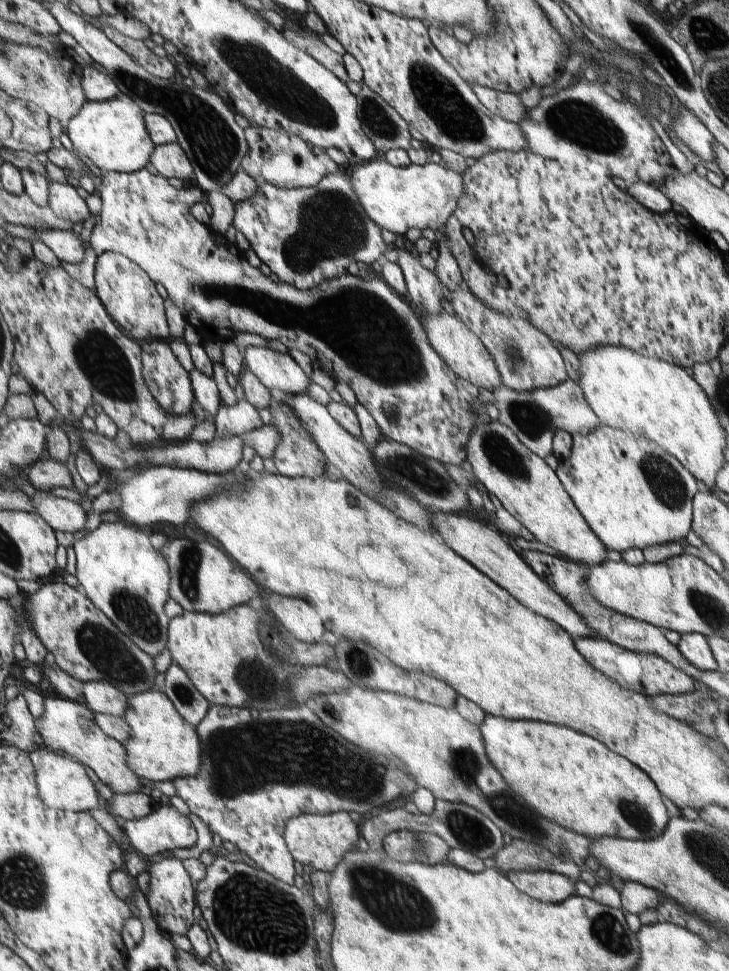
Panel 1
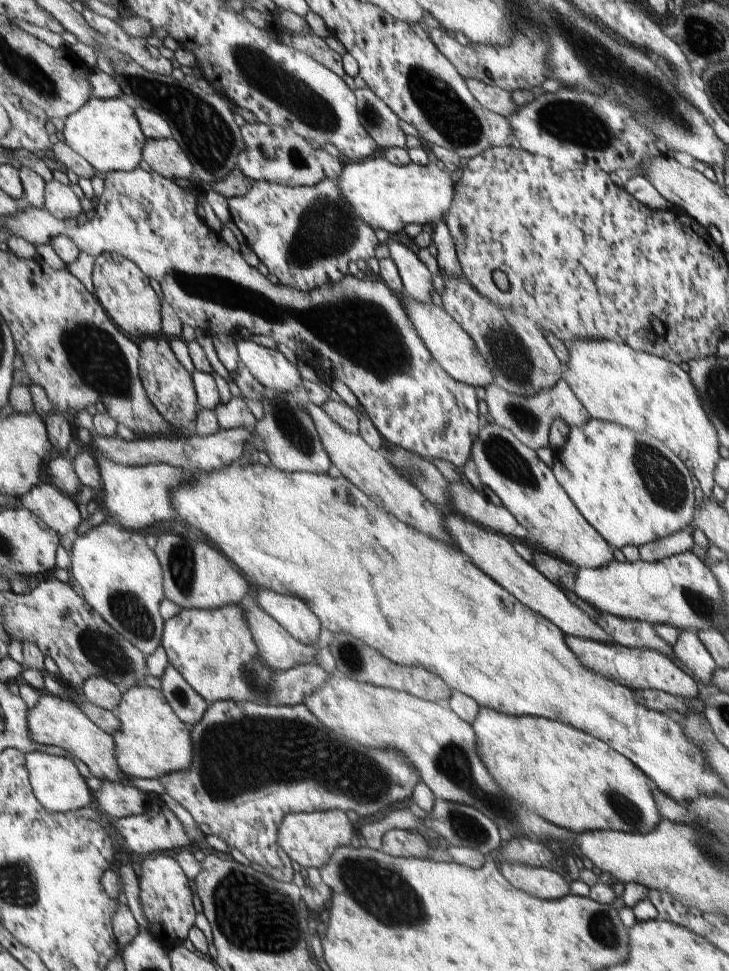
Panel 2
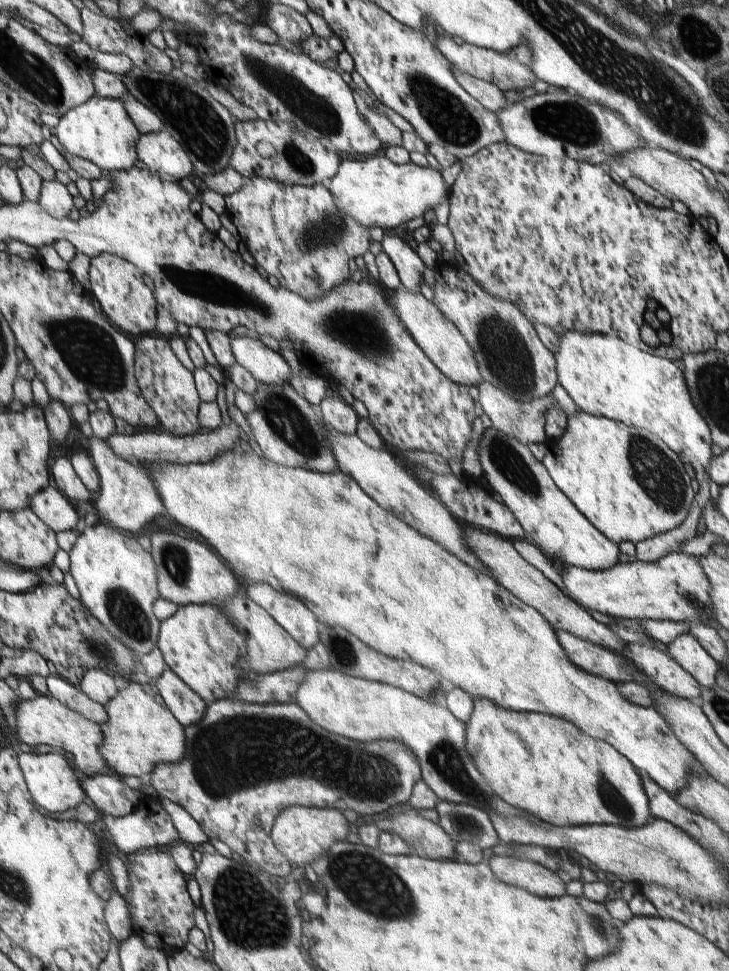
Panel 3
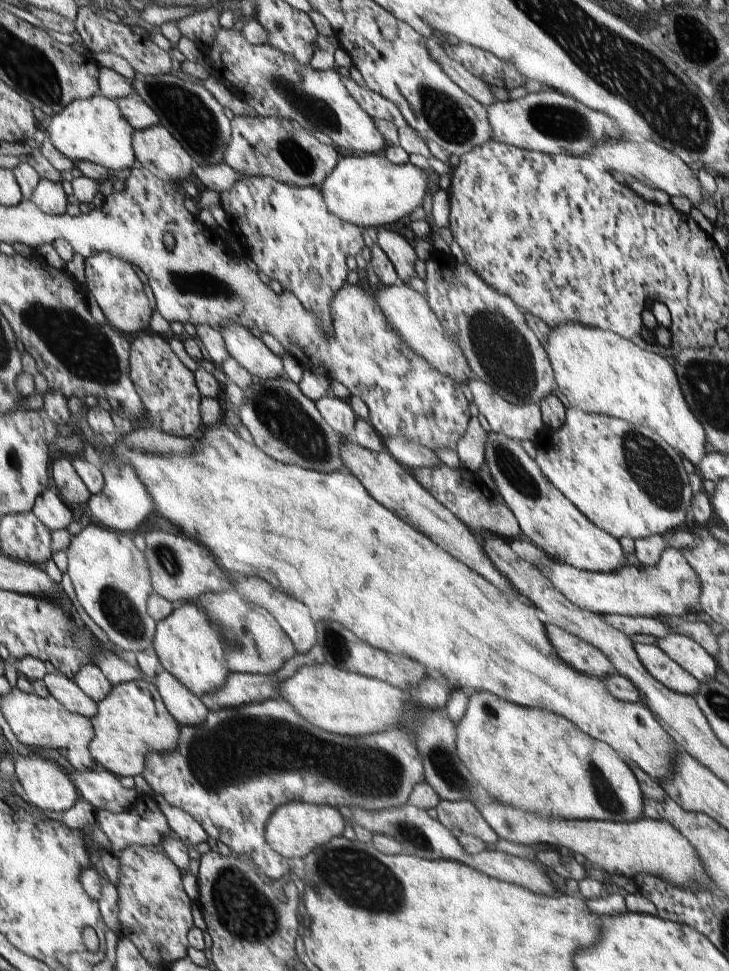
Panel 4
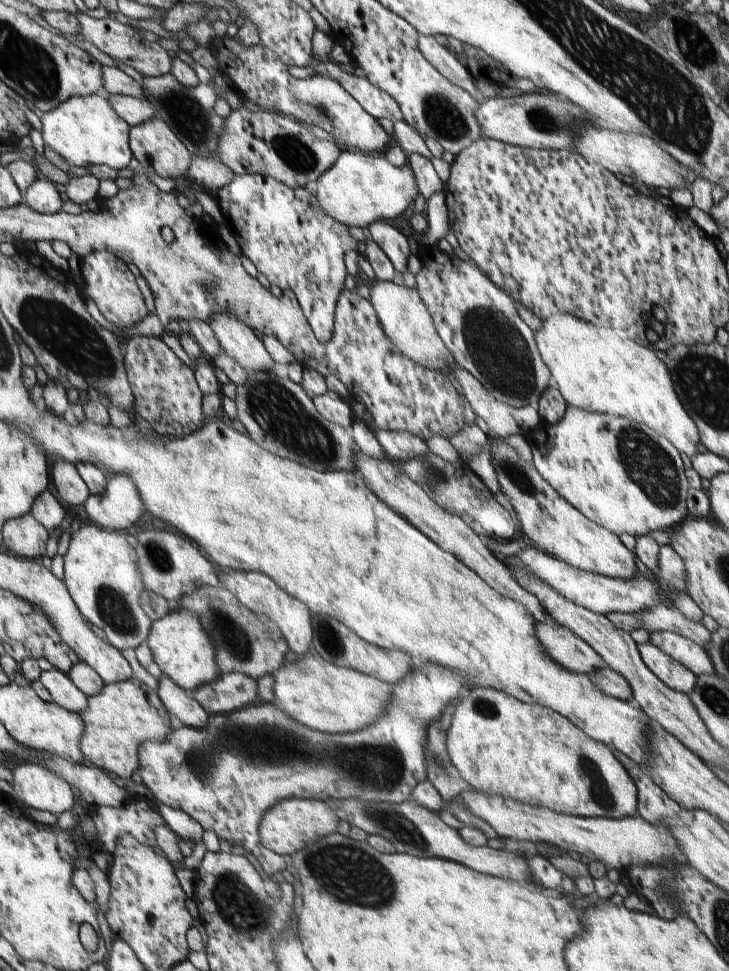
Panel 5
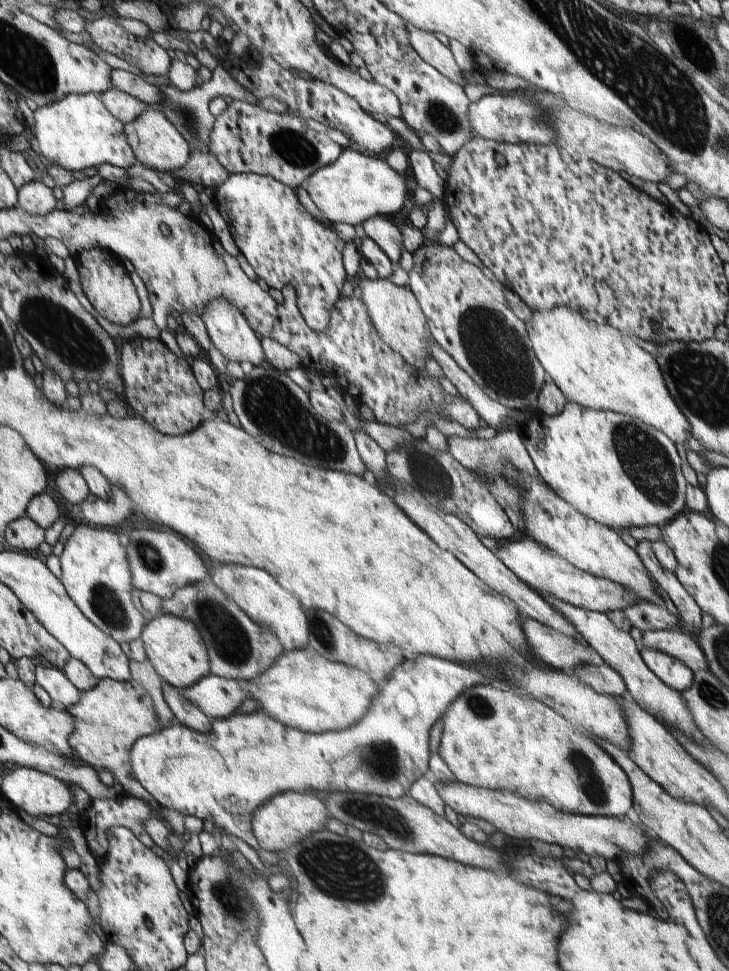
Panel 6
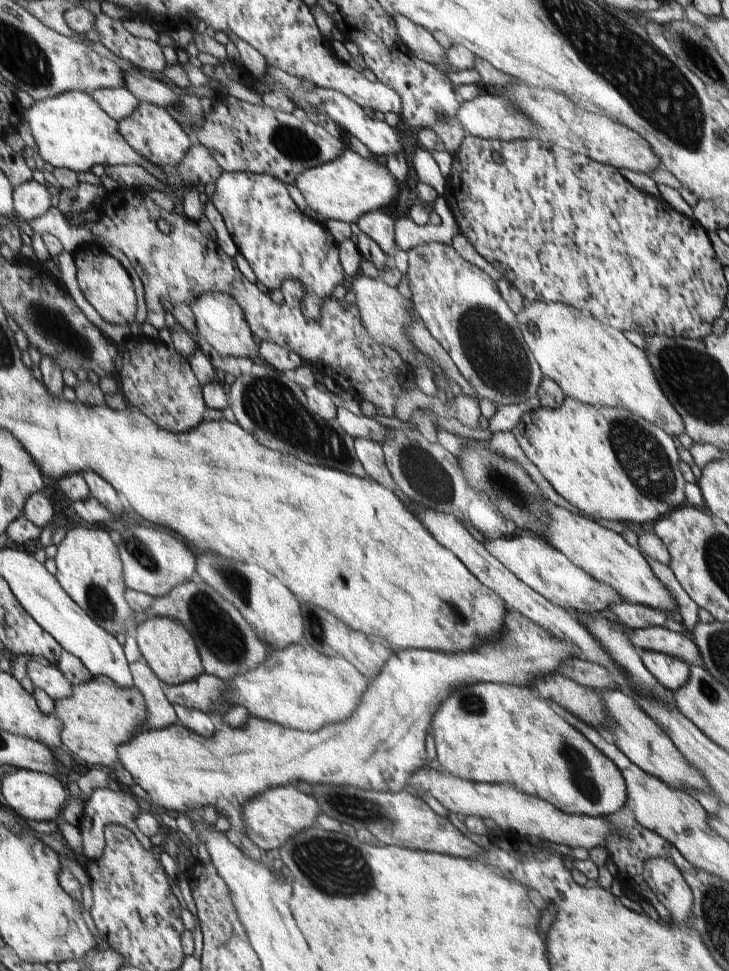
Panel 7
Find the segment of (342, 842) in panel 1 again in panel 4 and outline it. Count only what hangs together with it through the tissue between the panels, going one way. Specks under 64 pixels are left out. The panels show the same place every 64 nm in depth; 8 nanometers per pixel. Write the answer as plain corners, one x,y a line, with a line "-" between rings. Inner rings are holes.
291,802
285,806
275,808
275,812
269,816
265,824
265,840
285,860
299,860
301,856
307,856
315,848
327,844
333,838
339,838
343,830
343,820
339,812
333,806
319,806
319,804
307,804
307,802

